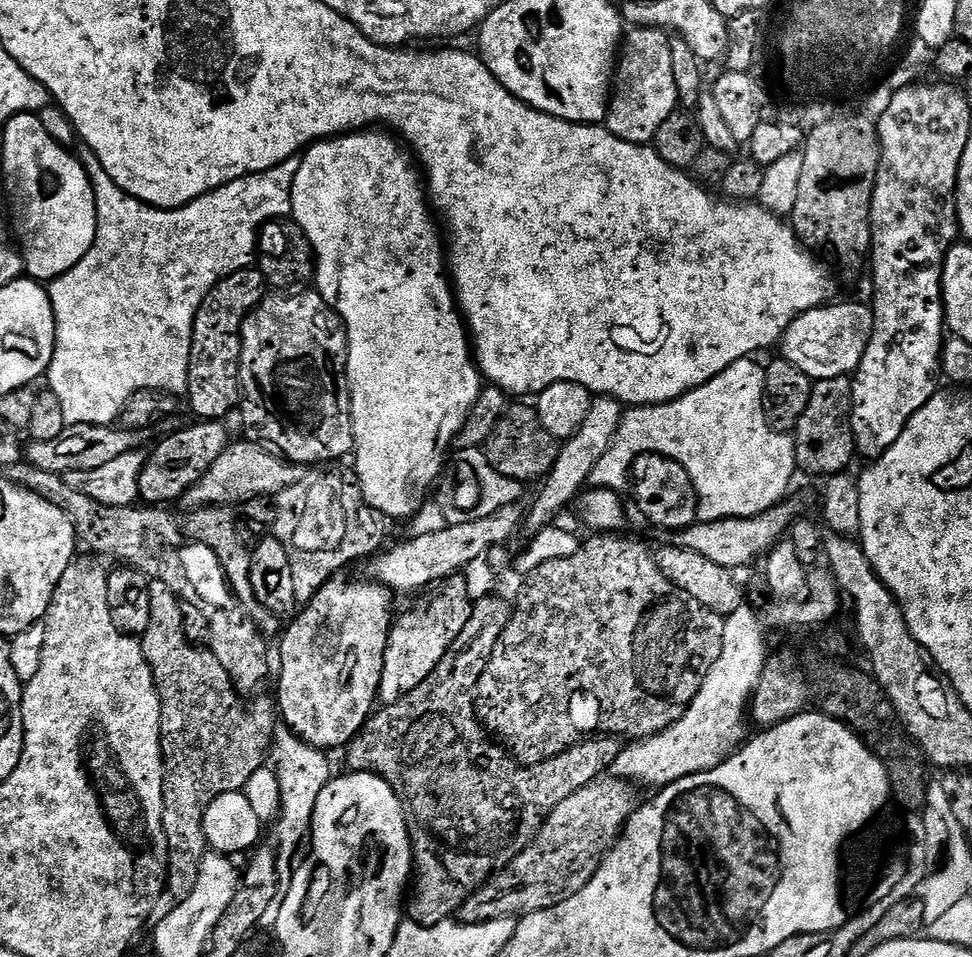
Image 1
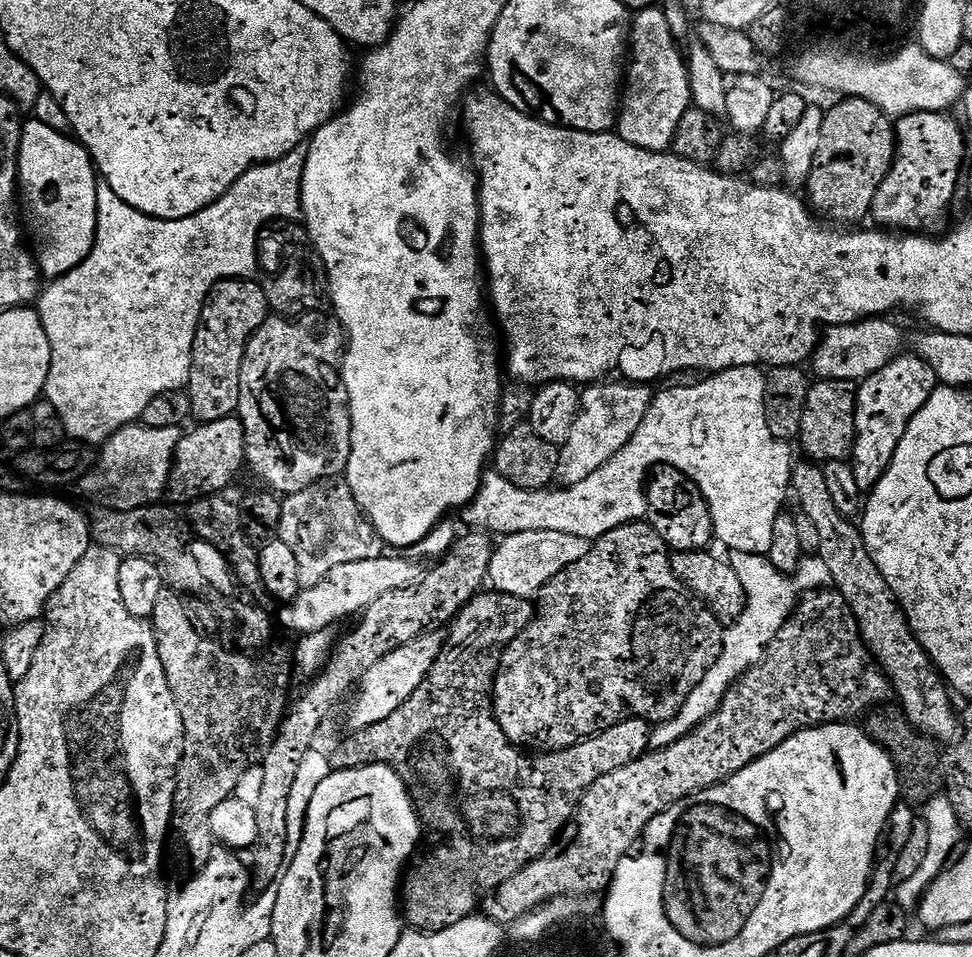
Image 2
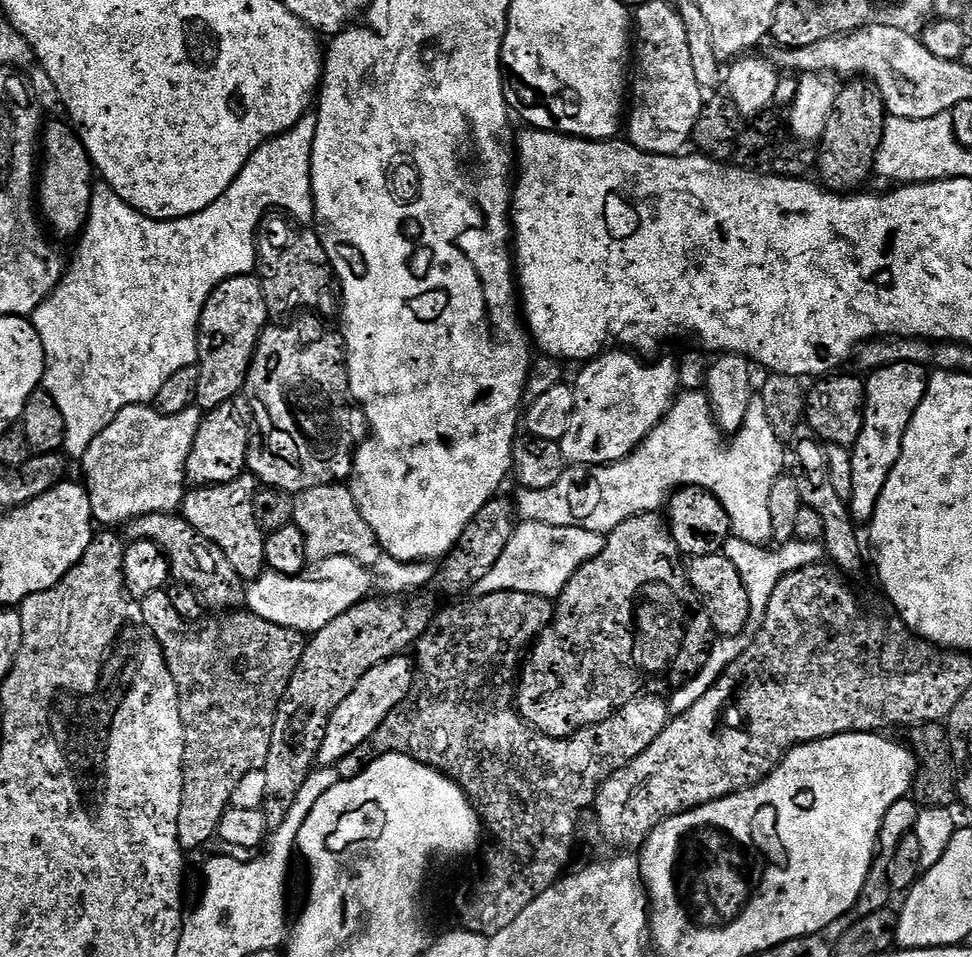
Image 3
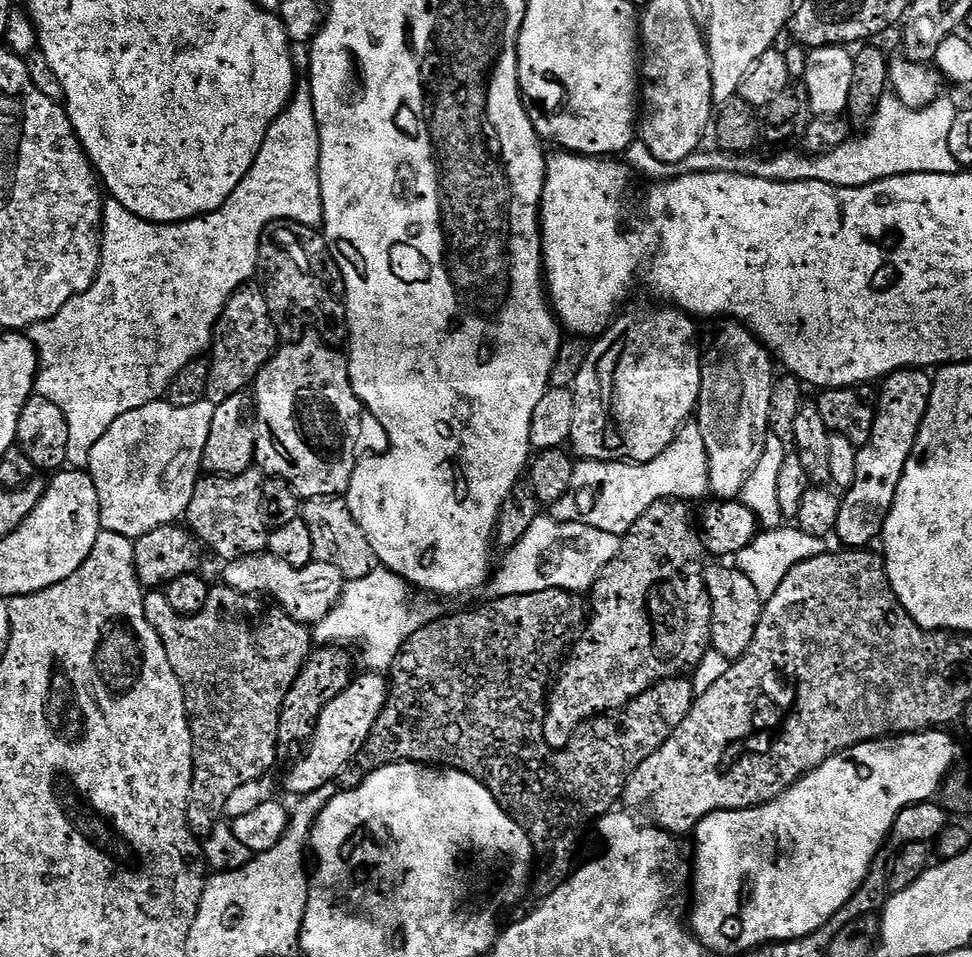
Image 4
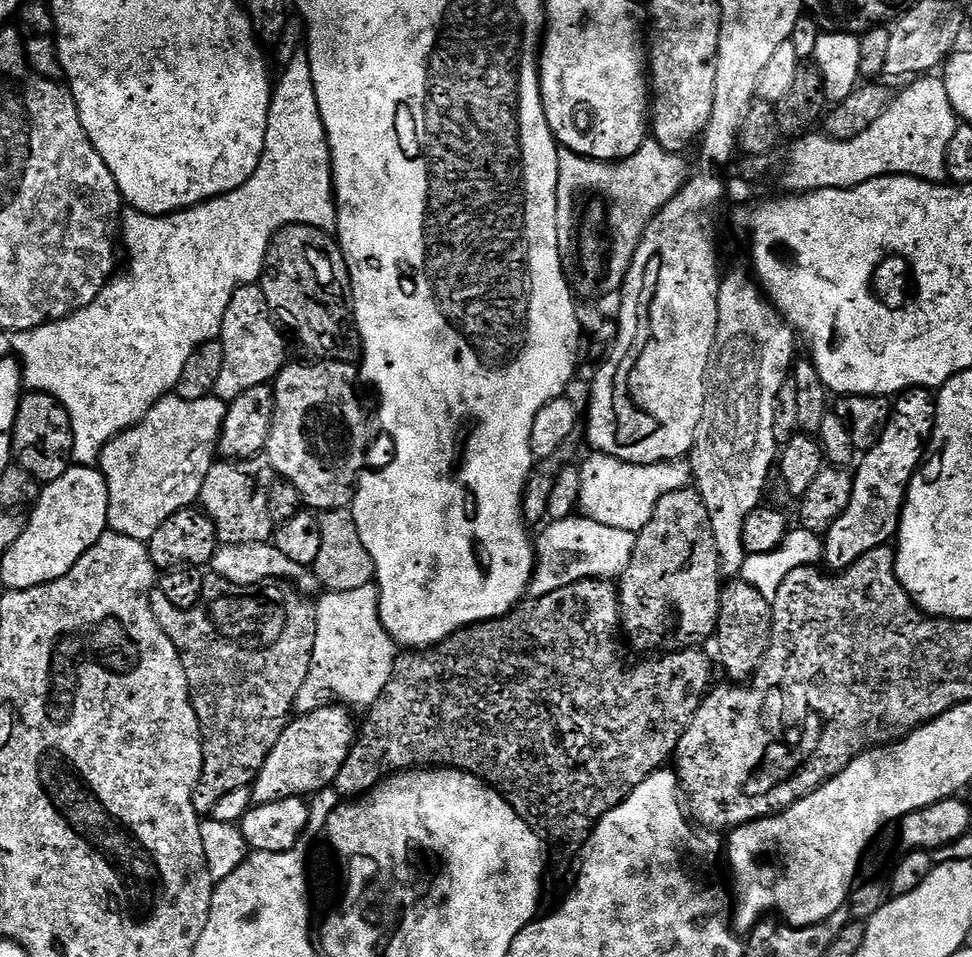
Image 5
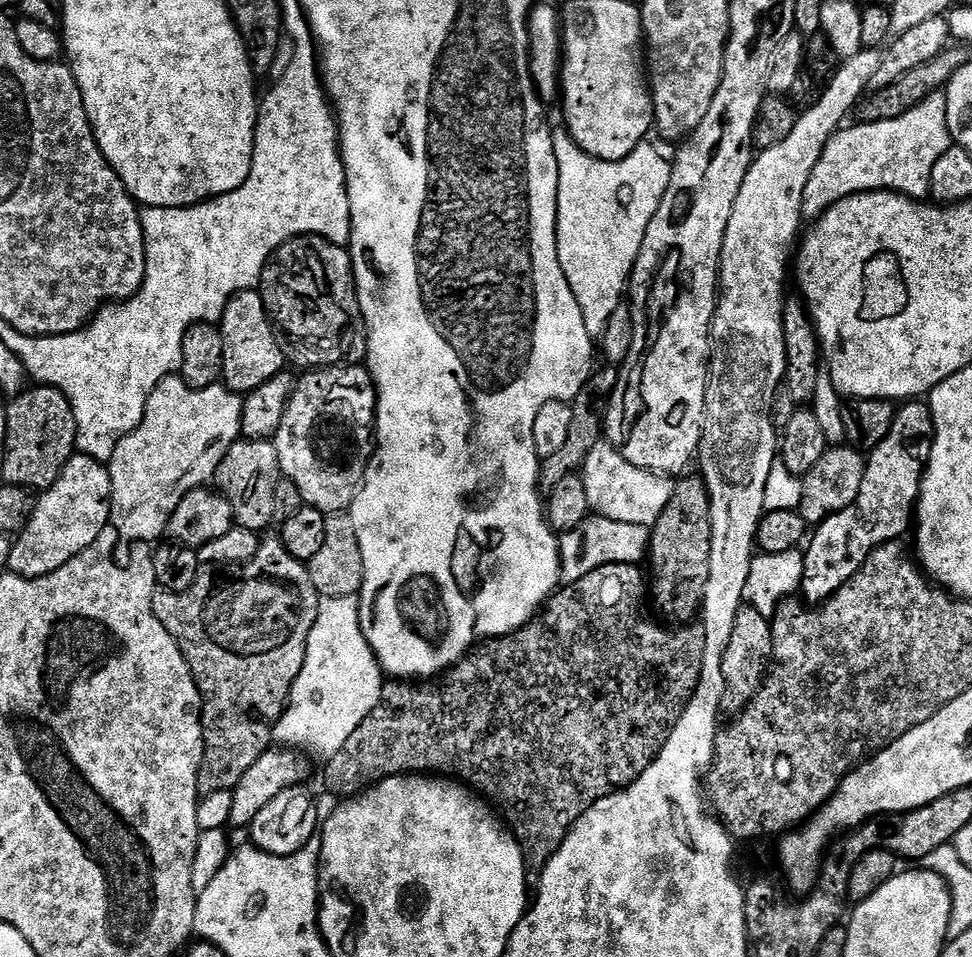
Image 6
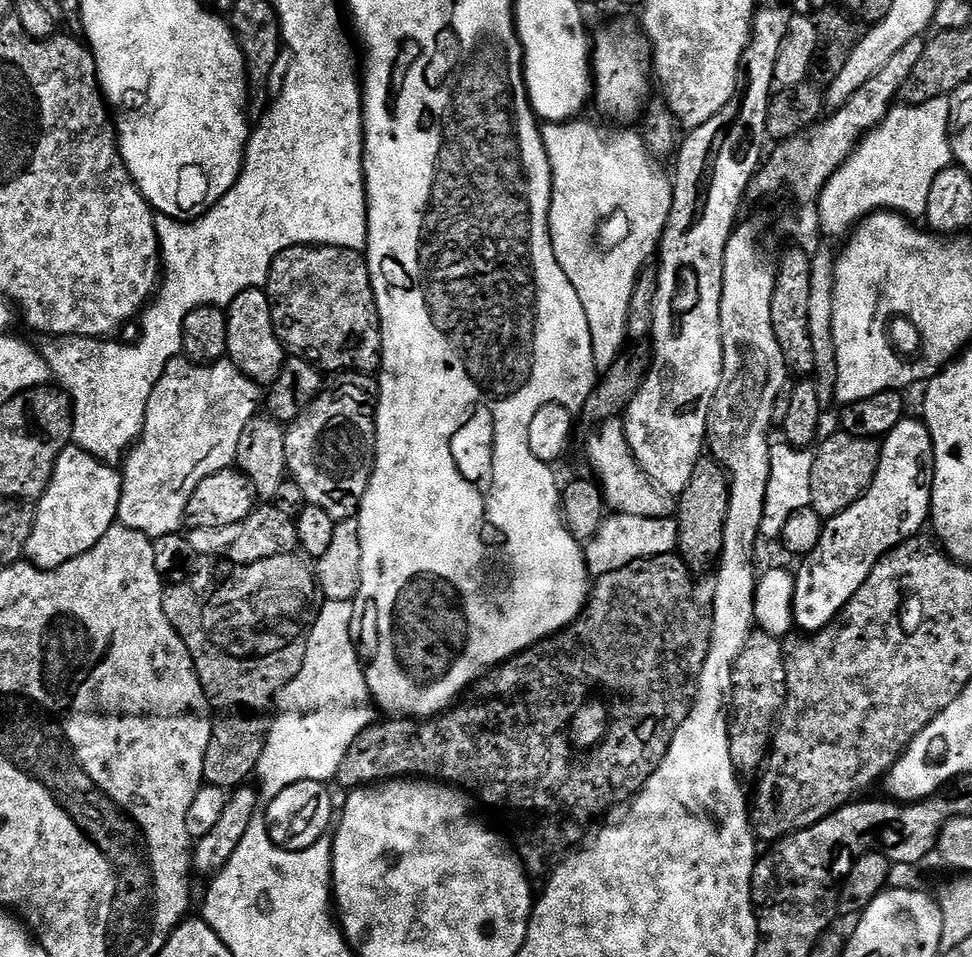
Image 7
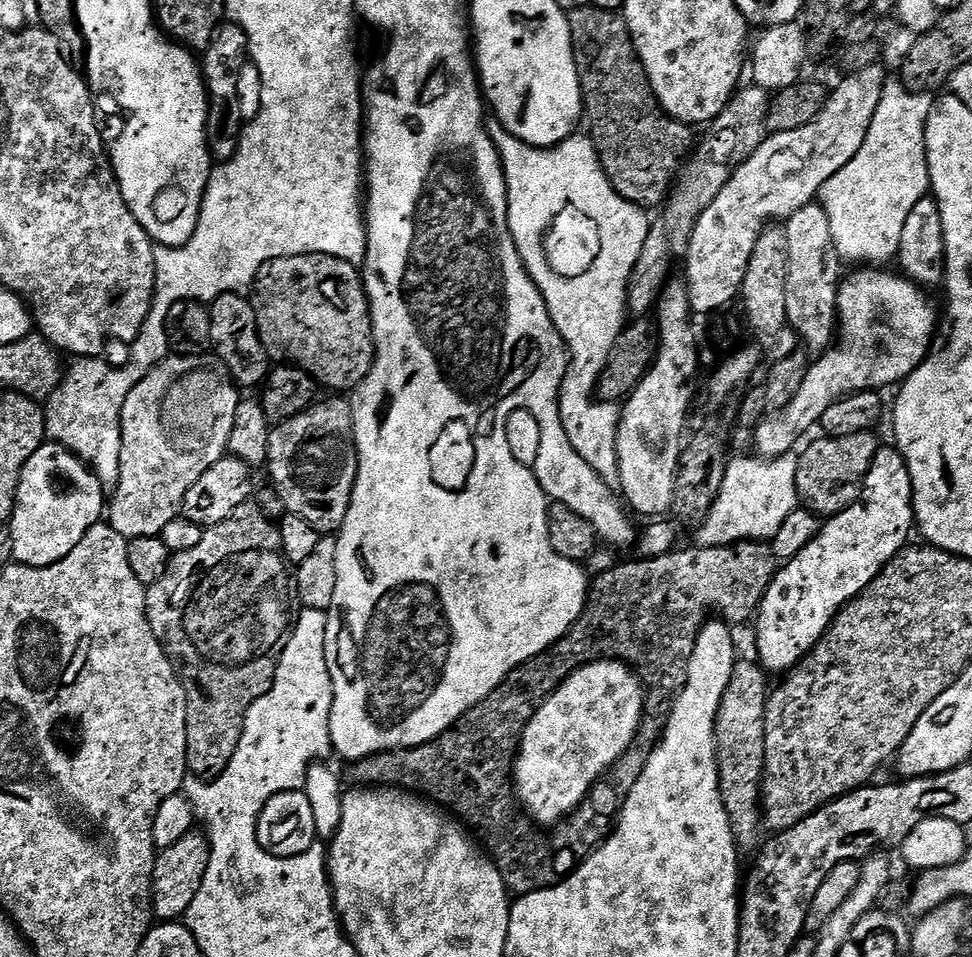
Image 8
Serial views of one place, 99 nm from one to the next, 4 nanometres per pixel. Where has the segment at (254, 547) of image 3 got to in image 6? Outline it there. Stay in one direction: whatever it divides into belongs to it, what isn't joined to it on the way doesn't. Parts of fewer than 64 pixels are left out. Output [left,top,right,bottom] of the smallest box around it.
[214,438,281,534]

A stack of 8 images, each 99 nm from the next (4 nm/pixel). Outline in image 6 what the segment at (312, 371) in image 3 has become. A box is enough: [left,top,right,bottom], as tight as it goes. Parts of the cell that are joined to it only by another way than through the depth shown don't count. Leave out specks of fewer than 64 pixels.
[274,366,376,514]

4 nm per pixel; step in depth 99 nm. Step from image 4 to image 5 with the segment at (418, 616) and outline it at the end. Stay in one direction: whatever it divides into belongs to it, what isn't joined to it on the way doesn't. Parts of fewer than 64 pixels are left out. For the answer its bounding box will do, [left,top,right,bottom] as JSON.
[295,584,398,714]

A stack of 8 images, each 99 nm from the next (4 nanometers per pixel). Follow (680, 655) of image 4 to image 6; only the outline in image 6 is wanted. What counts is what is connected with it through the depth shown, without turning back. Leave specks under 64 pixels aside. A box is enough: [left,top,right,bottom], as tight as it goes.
[646,476,711,626]

